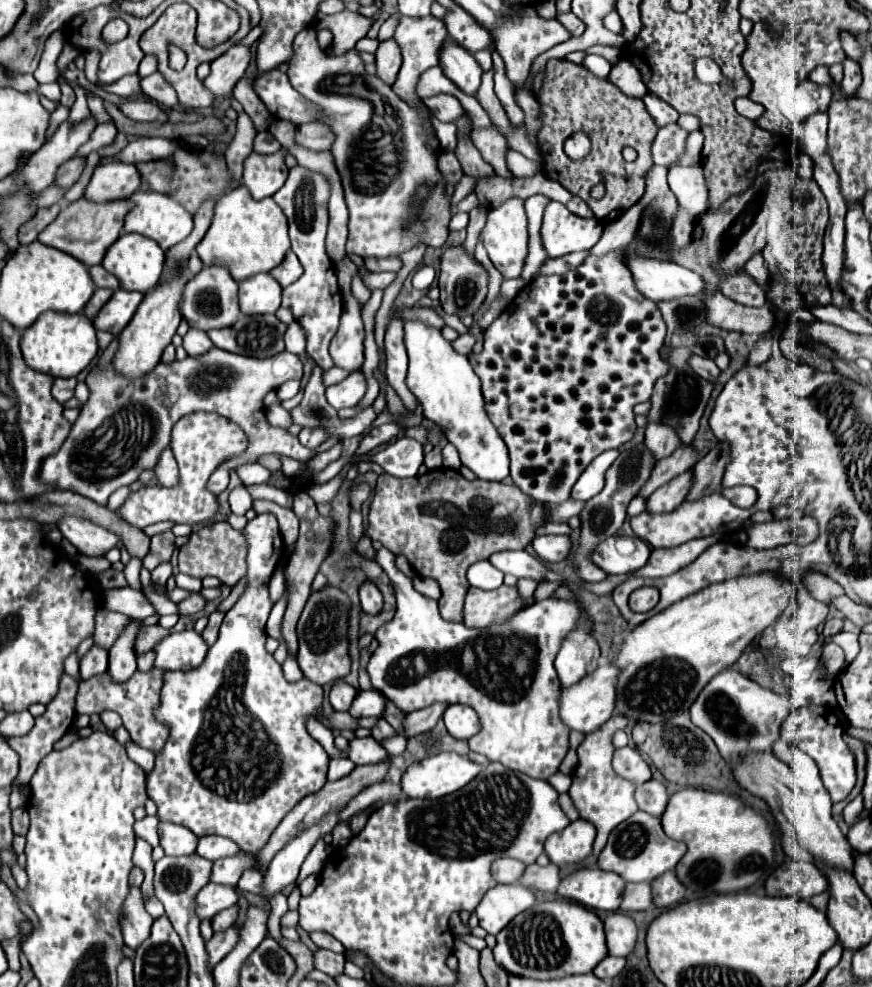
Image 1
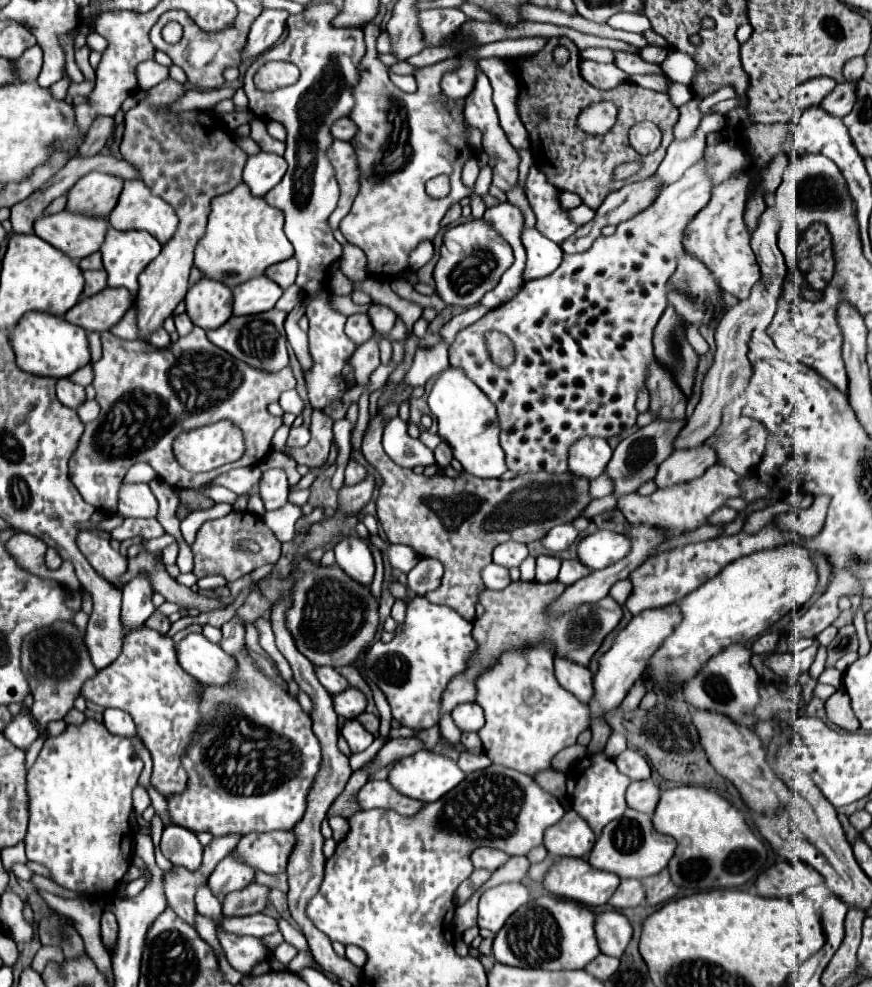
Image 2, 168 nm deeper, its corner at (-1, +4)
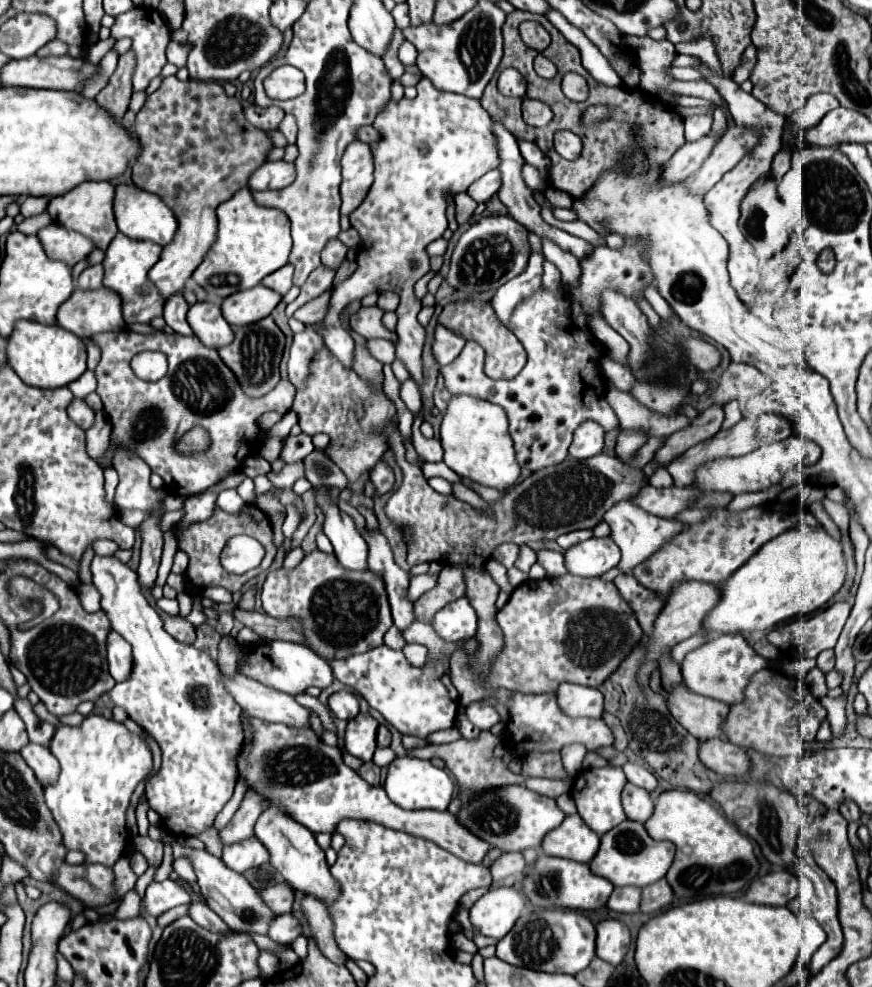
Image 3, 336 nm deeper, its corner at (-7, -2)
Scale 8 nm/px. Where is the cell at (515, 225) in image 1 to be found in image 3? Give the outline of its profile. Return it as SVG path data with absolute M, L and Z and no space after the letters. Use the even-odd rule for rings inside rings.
M531 252L529 256L529 264L525 268L523 274L515 276L513 280L509 280L507 284L503 284L497 294L493 296L491 300L491 306L497 314L497 318L507 324L509 322L509 316L511 312L515 310L515 306L531 296L533 292L537 292L541 288L541 274L543 274L543 262L545 262L545 256L543 252Z

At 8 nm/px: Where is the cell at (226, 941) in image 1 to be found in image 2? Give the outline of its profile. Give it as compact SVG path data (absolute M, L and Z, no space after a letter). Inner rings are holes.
M253 914L253 916L241 916L241 918L225 918L221 920L223 930L231 930L235 934L245 936L257 936L263 938L267 934L273 934L279 930L277 920L265 914Z

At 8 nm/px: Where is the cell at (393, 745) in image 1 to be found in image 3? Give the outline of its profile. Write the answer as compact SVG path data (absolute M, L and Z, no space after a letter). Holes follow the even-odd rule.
M403 756L389 764L387 780L385 780L385 792L387 796L407 810L419 810L419 808L431 808L431 810L447 810L453 792L455 792L455 780L445 768L437 768L427 760Z

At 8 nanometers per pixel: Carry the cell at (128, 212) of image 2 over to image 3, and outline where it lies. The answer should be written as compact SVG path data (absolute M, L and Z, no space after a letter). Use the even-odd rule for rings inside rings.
M119 184L115 194L115 220L119 226L119 232L133 240L153 240L161 246L169 244L177 232L177 220L171 208L159 200L153 192L145 192L137 188L135 184Z

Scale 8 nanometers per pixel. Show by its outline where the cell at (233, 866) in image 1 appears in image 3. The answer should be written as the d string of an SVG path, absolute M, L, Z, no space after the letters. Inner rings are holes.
M269 806L263 810L255 824L255 838L263 842L263 846L269 852L269 864L295 888L303 890L305 894L313 894L321 900L327 900L331 904L339 896L339 886L335 878L329 872L329 866L325 862L325 852L315 842L315 834L285 816L279 808Z

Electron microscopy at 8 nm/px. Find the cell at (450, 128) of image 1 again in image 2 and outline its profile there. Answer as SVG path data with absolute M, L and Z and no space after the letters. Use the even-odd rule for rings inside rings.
M389 72L389 77L403 92L413 92L413 90L417 90L417 84L415 84L415 78L413 78L413 75L397 75Z

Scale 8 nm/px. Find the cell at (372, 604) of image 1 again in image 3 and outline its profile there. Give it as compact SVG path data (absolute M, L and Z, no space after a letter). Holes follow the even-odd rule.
M323 486L315 488L315 498L319 508L325 512L323 532L331 540L337 560L347 570L357 570L357 572L369 570L369 564L367 564L369 548L363 536L355 530L353 518L337 508L337 504L331 500L329 492L325 492Z

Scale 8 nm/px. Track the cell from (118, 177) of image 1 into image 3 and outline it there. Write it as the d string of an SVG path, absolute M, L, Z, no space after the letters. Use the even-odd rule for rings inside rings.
M101 180L101 182L83 182L77 188L69 190L63 196L55 196L49 204L49 214L59 222L65 224L67 228L73 228L91 240L95 240L97 248L105 250L111 240L117 234L117 224L115 224L115 212L113 212L113 200L115 200L115 184Z

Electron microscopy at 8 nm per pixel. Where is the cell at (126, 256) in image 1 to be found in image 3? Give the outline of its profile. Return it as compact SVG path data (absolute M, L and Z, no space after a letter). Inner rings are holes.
M117 234L113 238L113 242L109 244L107 252L105 252L105 260L103 260L103 268L105 268L105 280L103 284L111 290L115 290L121 300L123 300L123 318L127 324L135 324L135 322L143 322L149 324L155 316L163 314L163 298L159 294L159 290L147 280L147 274L151 270L151 266L159 260L161 256L161 246L155 242L147 242L147 240L131 240L125 234Z

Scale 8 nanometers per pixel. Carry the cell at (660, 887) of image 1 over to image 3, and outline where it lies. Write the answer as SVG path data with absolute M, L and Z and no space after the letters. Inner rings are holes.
M659 880L655 884L649 884L643 888L643 900L641 900L641 912L653 914L663 908L667 908L673 902L673 892L667 880Z

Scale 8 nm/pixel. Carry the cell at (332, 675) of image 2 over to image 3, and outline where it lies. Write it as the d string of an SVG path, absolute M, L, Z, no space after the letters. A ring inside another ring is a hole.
M271 640L271 642L265 642L265 644L249 650L247 660L239 662L239 670L245 676L251 676L253 680L259 680L261 684L265 684L269 688L283 690L287 694L301 694L309 686L317 686L323 690L333 682L331 666L325 660L315 656L315 652L311 652L303 644L281 642L281 640Z

